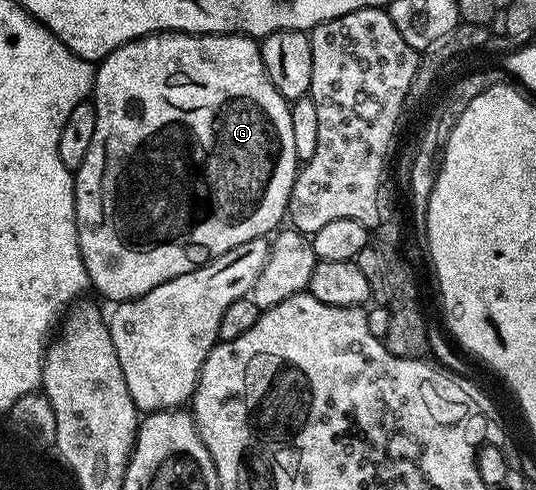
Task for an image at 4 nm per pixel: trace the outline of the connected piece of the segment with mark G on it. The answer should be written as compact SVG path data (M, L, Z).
M156 32L152 36L126 42L115 48L106 59L99 61L94 103L94 142L90 142L90 150L86 150L86 158L82 158L82 166L74 172L76 229L91 287L97 288L106 299L111 302L136 300L142 294L154 290L154 286L162 286L162 282L170 282L170 278L190 274L190 270L210 263L214 258L226 254L226 250L234 250L234 246L242 246L242 242L250 242L250 238L267 237L275 233L285 223L298 171L294 154L294 130L290 127L290 104L282 94L278 94L278 90L274 90L274 82L270 82L264 69L260 45L253 37L234 32L223 32L217 36Z

